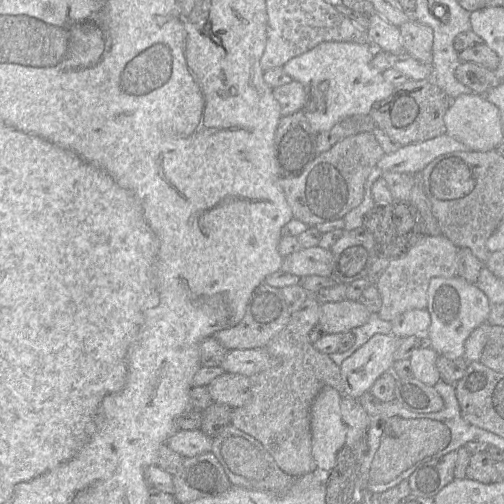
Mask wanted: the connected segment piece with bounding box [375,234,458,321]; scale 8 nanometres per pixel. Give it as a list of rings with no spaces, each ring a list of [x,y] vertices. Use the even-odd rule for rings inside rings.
[[[441,234],[426,236],[404,257],[391,260],[375,283],[381,295],[381,308],[377,313],[379,318],[392,321],[406,311],[427,308],[427,292],[431,278],[457,276],[457,252],[458,247]]]

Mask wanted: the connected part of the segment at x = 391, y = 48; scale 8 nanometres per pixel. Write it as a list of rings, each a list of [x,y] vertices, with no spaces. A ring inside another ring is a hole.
[[[376,12],[369,16],[367,33],[371,44],[376,49],[396,56],[404,52],[399,28],[386,21]]]

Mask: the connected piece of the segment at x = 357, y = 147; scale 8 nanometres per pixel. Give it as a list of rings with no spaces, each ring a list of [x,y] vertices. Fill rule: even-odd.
[[[359,133],[342,139],[329,150],[318,154],[299,175],[280,176],[278,185],[285,194],[293,217],[308,227],[343,219],[362,202],[365,182],[383,155],[384,151],[372,133]]]

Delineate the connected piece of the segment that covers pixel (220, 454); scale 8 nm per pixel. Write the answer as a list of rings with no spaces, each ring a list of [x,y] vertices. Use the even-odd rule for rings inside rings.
[[[231,424],[212,438],[211,452],[222,465],[232,485],[281,496],[286,494],[296,481],[296,477],[279,468],[260,441]]]

